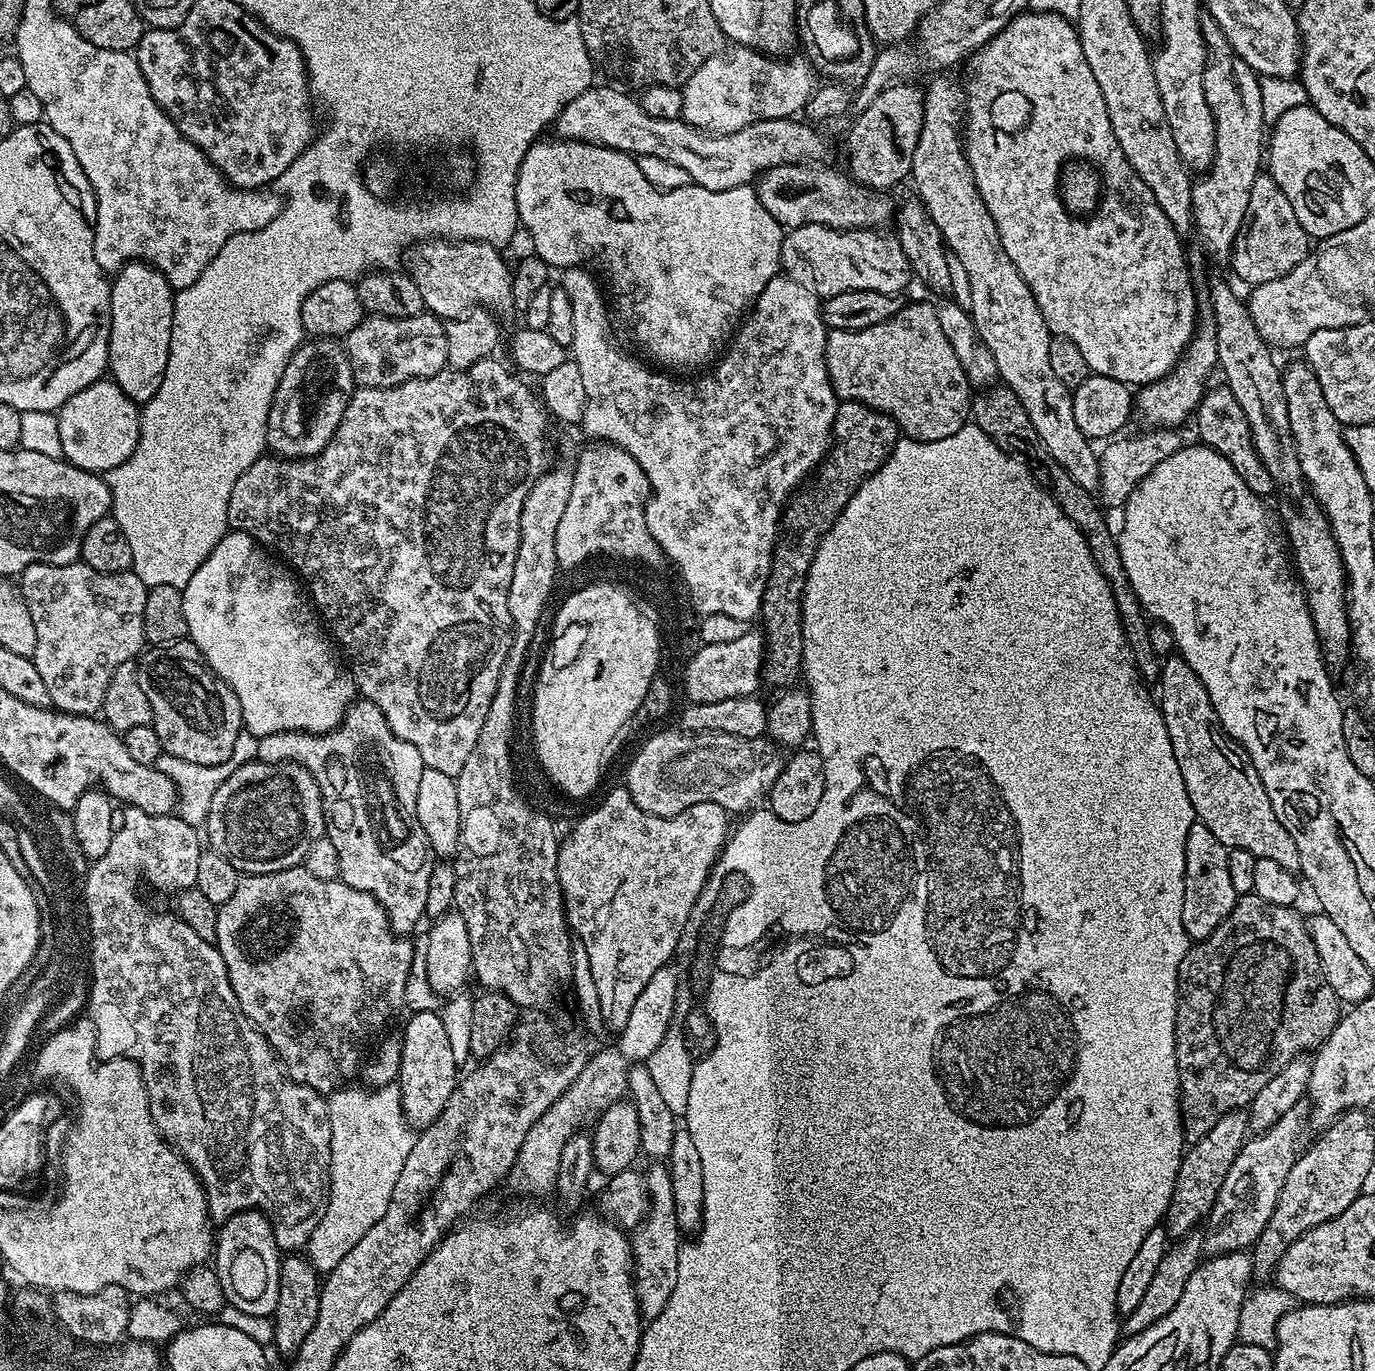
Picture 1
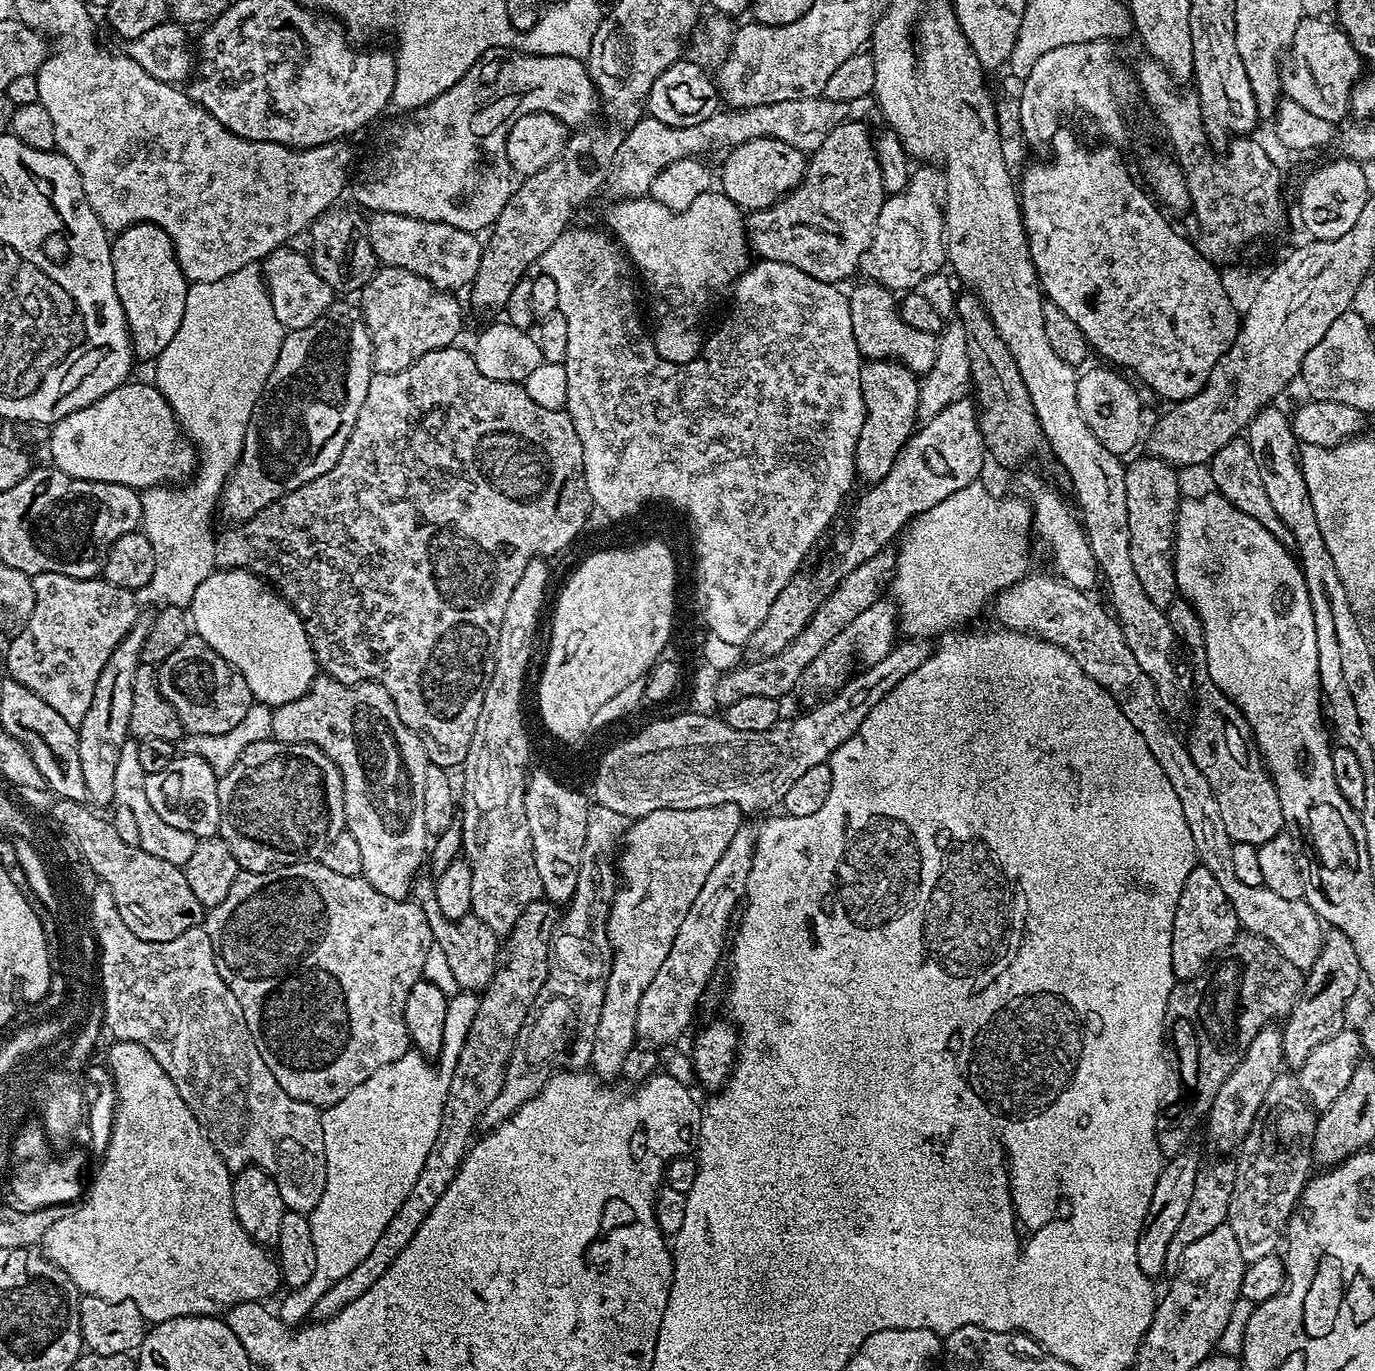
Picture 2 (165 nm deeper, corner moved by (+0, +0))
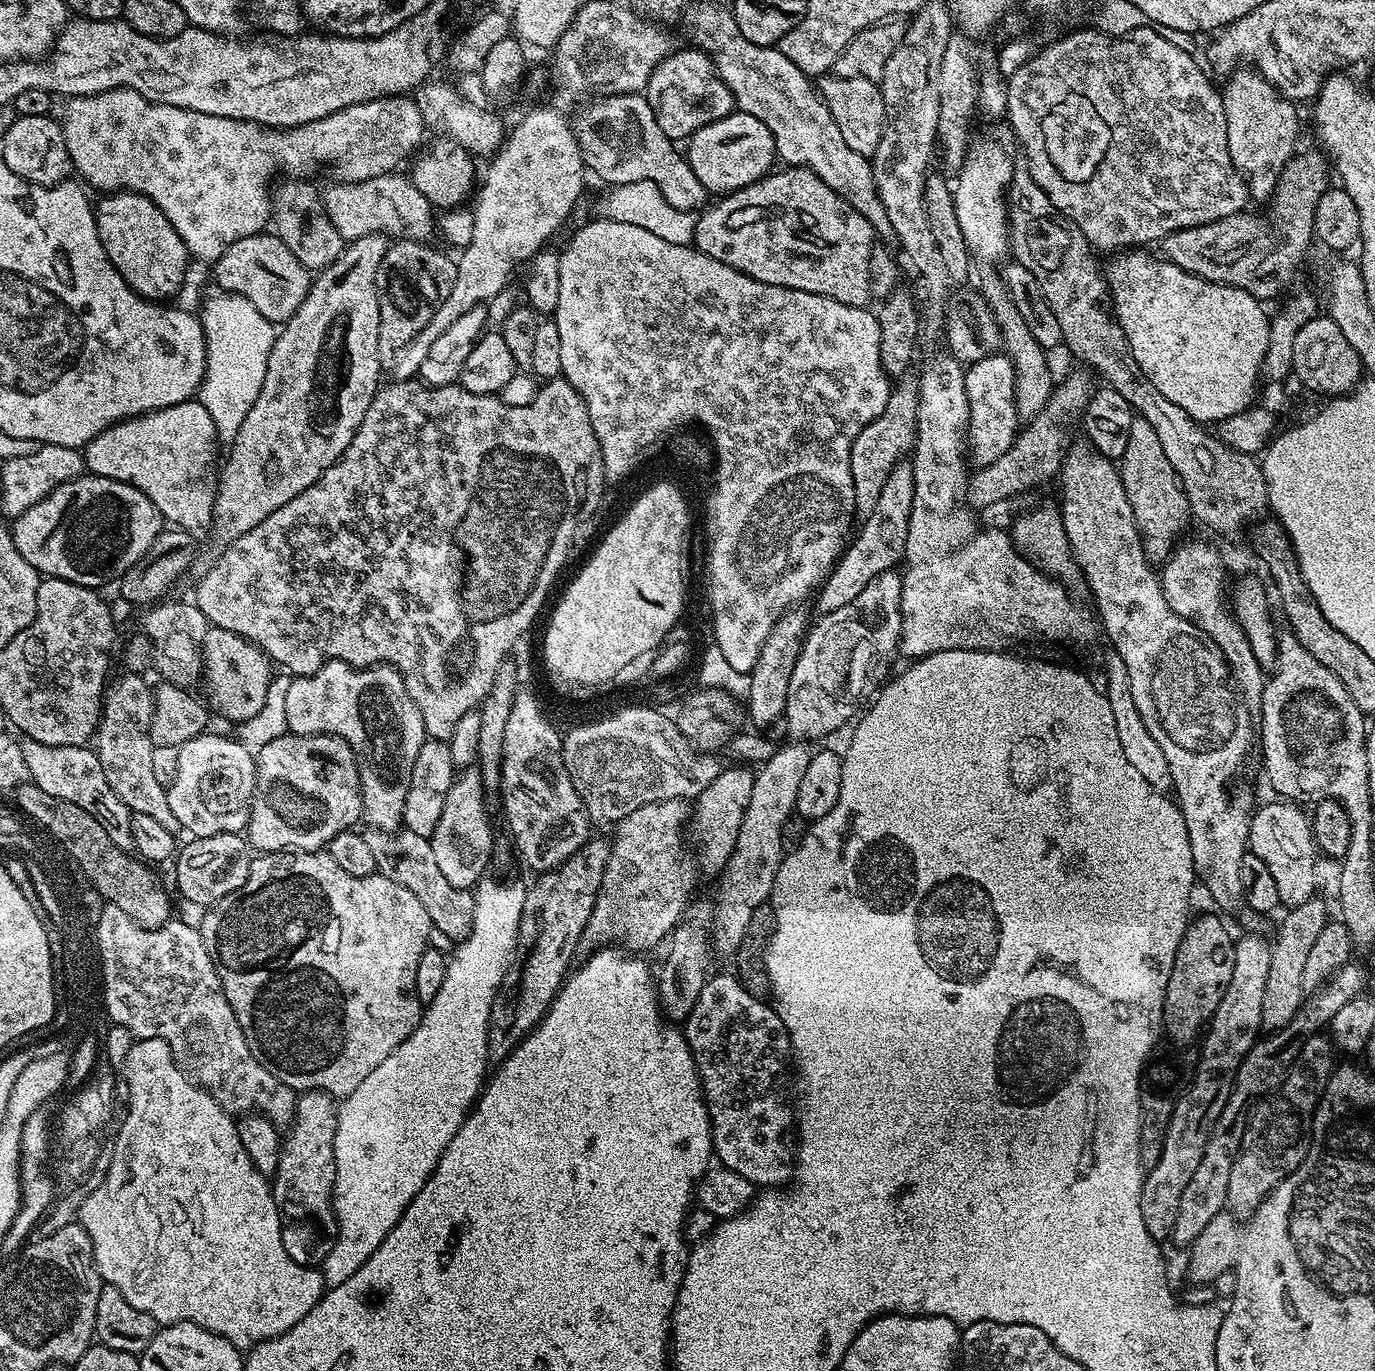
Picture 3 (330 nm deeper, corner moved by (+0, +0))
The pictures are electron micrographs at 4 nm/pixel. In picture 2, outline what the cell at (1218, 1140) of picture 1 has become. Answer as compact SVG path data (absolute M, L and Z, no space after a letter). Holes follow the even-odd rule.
M1269 1026L1254 1034L1254 1042L1246 1050L1246 1054L1238 1062L1238 1066L1222 1082L1218 1094L1208 1107L1206 1123L1208 1123L1208 1140L1217 1148L1217 1153L1228 1154L1239 1149L1247 1132L1254 1124L1255 1115L1262 1105L1270 1086L1280 1076L1284 1062L1284 1033L1279 1027ZM1232 1148L1232 1150L1231 1150ZM1230 1151L1231 1152L1228 1152Z

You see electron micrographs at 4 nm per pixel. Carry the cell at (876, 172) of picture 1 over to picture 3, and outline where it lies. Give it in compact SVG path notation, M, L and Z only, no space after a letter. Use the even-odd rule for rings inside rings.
M788 166L783 170L785 172L777 171L750 186L727 193L717 199L720 201L716 205L713 203L705 207L696 218L695 248L758 282L806 290L819 296L829 296L846 306L868 308L868 300L873 299L870 254L874 233L870 222L809 168Z

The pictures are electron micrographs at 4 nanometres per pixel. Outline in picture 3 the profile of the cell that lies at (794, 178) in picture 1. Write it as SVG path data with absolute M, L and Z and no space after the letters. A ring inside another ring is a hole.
M733 110L729 116L702 126L686 141L686 159L694 178L706 186L709 194L736 192L764 179L773 171L772 163L777 163L774 138L766 122L758 122L749 112Z

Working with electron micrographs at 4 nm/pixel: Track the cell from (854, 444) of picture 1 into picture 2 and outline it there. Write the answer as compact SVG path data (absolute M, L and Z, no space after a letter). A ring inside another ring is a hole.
M867 359L859 370L865 410L862 432L855 447L857 477L866 484L878 482L892 468L909 437L915 432L918 417L920 380L900 361Z

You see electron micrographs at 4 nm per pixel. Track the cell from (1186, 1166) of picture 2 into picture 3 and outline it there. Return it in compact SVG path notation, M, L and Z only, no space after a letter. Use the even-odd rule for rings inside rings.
M1248 932L1236 940L1234 974L1230 974L1230 982L1206 1025L1202 1036L1204 1045L1200 1048L1200 1061L1196 1064L1192 1085L1188 1089L1185 1087L1176 1101L1168 1129L1164 1131L1162 1158L1158 1158L1158 1166L1154 1166L1154 1170L1144 1177L1140 1199L1142 1222L1146 1222L1146 1234L1158 1242L1167 1241L1172 1235L1174 1222L1178 1219L1178 1202L1182 1202L1182 1194L1190 1177L1194 1175L1194 1170L1198 1170L1198 1162L1202 1162L1214 1122L1218 1114L1222 1114L1232 1092L1236 1071L1261 1035L1262 994L1266 990L1271 953L1271 943L1267 939L1264 941L1256 932Z

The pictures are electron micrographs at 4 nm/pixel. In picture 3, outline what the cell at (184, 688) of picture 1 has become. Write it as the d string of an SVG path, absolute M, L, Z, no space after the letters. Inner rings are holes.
M208 626L205 637L202 638L200 664L204 688L208 691L206 704L215 715L217 712L218 715L233 720L233 725L239 726L245 720L254 718L258 710L262 710L262 702L266 702L266 690L270 690L274 668L264 651L250 643L245 636Z

